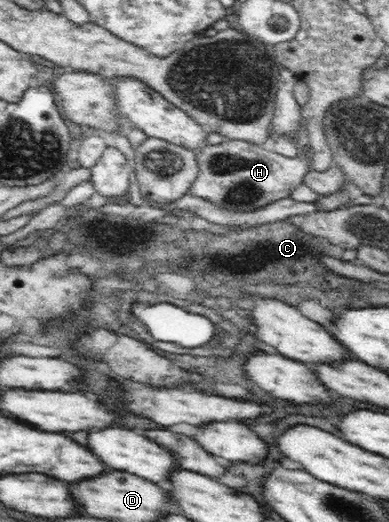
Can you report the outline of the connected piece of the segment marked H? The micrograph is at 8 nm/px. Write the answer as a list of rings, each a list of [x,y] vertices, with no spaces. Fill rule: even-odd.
[[[225,140],[222,144],[205,146],[196,153],[195,159],[197,177],[189,193],[231,211],[249,211],[289,197],[290,192],[301,184],[301,177],[311,169],[311,151],[307,147],[291,158],[275,154],[271,147],[241,140]]]

